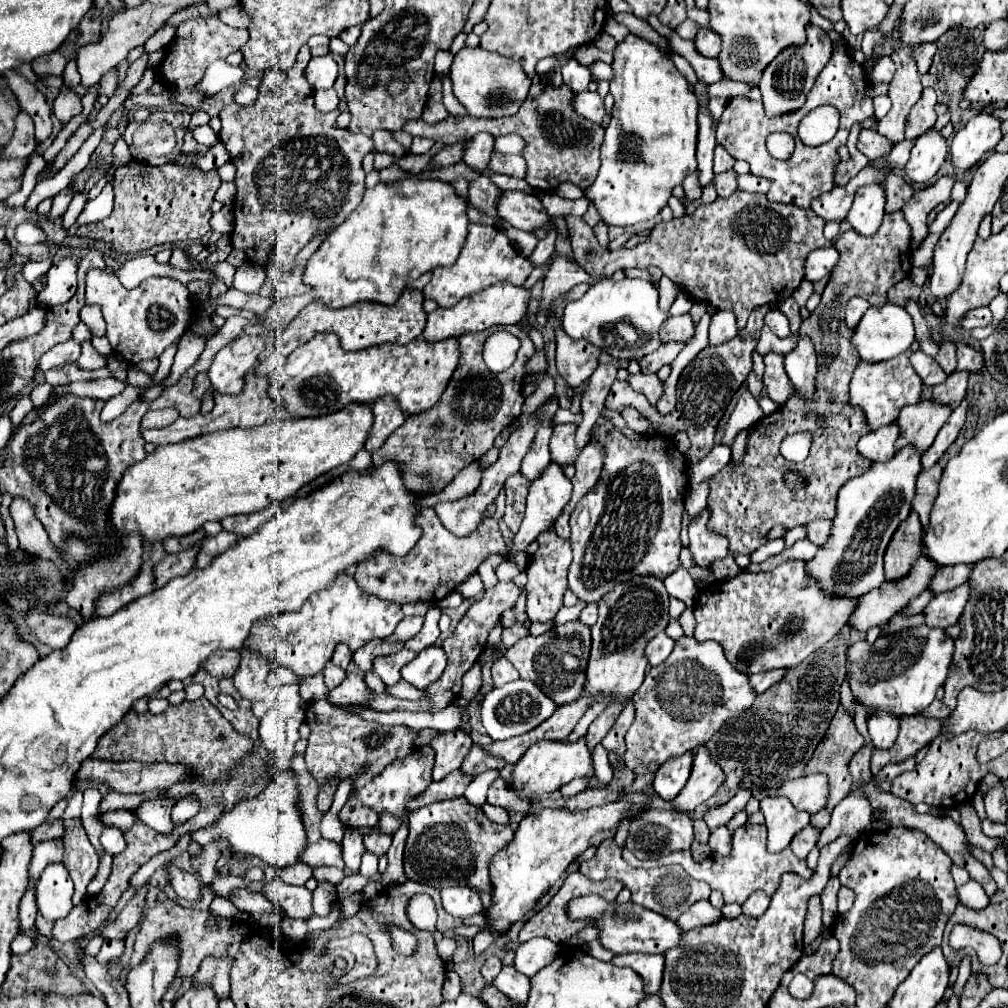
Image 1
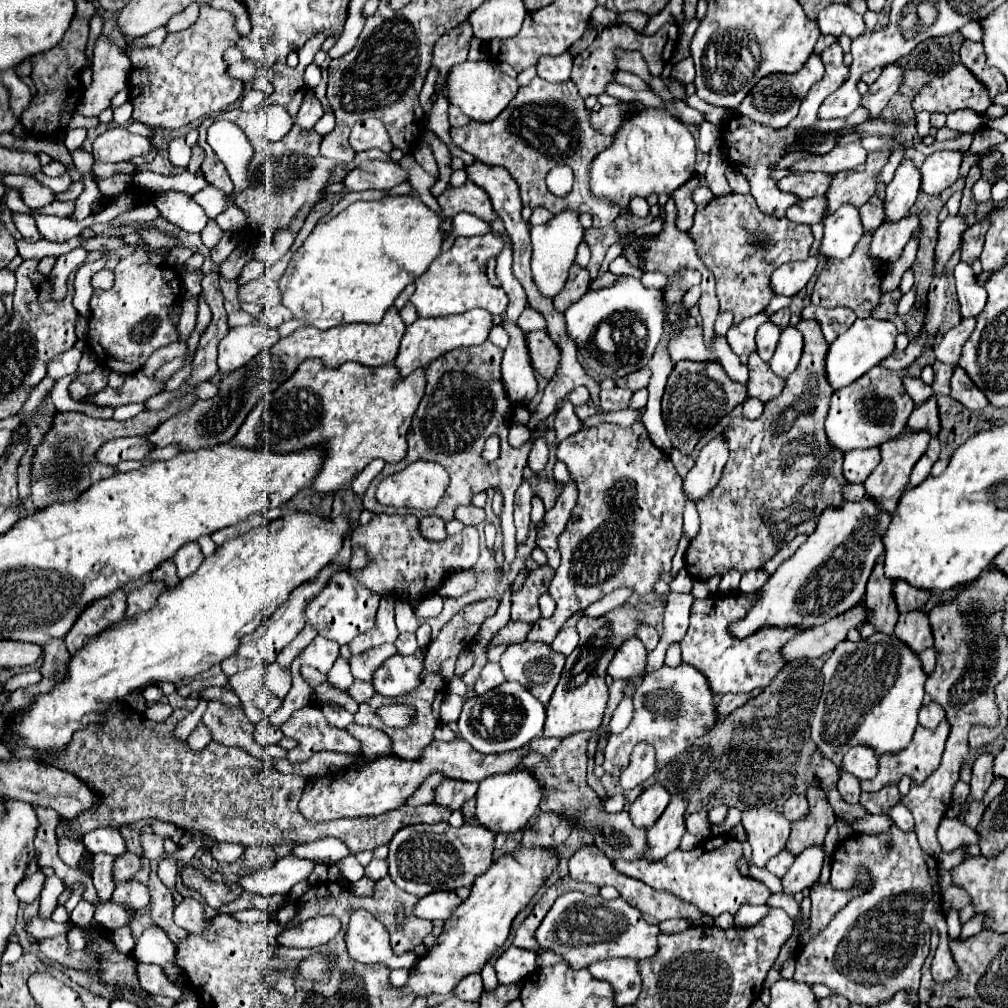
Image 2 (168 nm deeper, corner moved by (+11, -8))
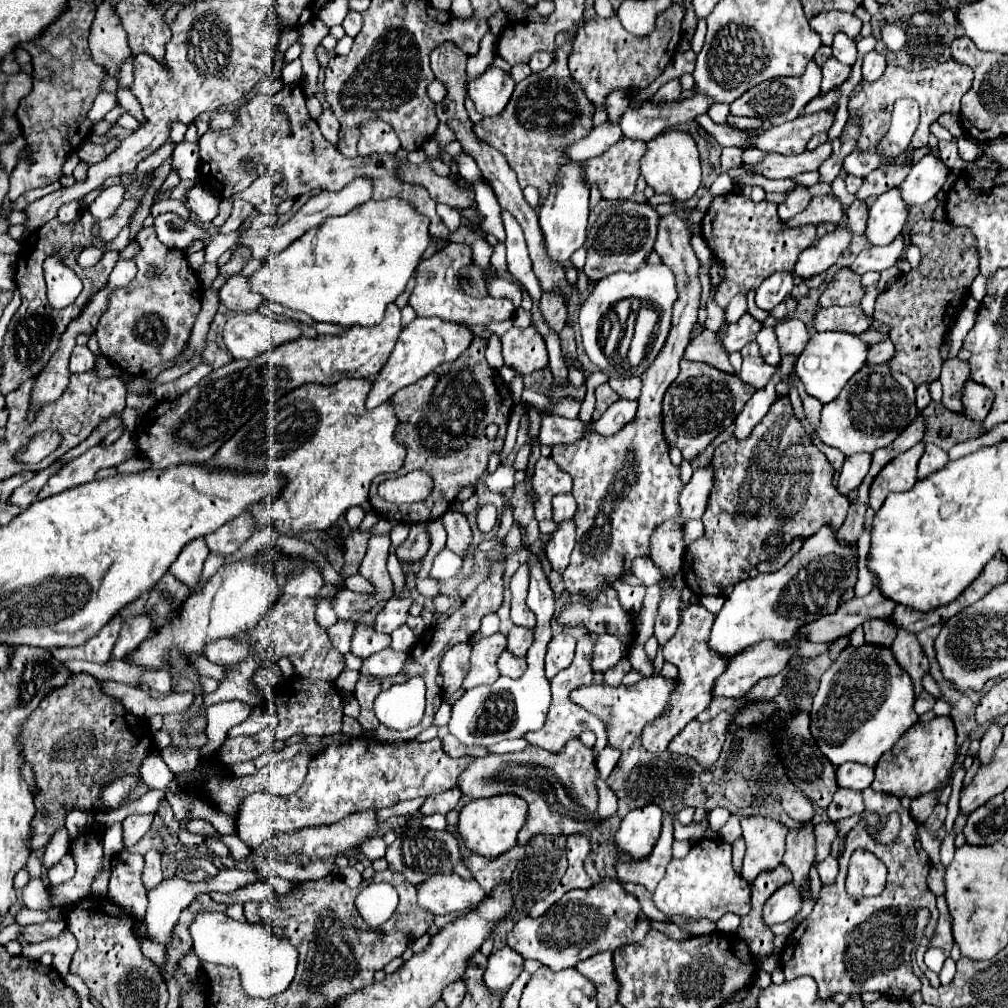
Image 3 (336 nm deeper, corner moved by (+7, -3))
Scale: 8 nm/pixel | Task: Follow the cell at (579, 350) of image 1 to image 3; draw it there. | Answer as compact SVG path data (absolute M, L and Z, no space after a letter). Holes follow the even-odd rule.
M510 327L504 337L500 337L500 341L504 363L520 375L528 375L548 365L546 345L542 341L542 335L534 327Z

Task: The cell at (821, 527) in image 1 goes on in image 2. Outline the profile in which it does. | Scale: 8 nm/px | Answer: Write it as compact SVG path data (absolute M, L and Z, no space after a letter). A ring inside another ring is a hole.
M798 534L798 536L796 536L792 542L788 542L788 544L786 544L786 546L772 558L772 560L768 560L768 564L764 564L764 570L772 574L784 560L788 560L788 558L790 558L790 556L792 556L804 542L806 542L806 538L808 538L806 534Z

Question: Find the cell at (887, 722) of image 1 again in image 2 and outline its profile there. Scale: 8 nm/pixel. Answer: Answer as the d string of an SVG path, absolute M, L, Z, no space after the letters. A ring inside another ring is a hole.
M866 744L852 746L842 762L844 772L852 772L858 780L874 778L878 774L878 756L874 748L868 748Z

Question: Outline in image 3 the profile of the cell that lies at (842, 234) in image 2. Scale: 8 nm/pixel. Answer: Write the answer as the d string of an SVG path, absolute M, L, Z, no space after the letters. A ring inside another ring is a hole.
M848 227L836 229L828 235L824 235L816 245L808 247L808 251L804 251L798 257L794 275L798 275L800 279L812 279L812 277L824 273L828 267L832 267L836 263L836 259L844 251L844 247L848 247L850 239L852 239L852 231L848 231Z

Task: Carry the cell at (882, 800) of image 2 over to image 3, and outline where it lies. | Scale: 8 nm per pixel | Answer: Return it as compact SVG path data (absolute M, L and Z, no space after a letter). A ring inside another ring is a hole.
M870 787L862 791L862 797L868 811L878 811L880 815L898 811L902 815L900 833L894 843L882 845L868 833L866 825L856 825L848 831L836 883L822 885L814 911L794 929L790 941L786 941L780 953L780 965L786 981L802 975L814 977L820 999L830 999L836 993L862 995L866 991L880 991L886 997L908 999L912 993L920 991L920 979L912 973L910 963L910 955L914 951L914 913L920 907L930 909L932 917L926 931L934 931L938 921L936 897L926 887L926 877L932 863L920 845L916 823L910 817L909 810L900 807L900 799L894 795L876 793ZM858 847L876 853L876 857L888 867L886 891L878 897L850 897L846 893L846 869L850 855Z

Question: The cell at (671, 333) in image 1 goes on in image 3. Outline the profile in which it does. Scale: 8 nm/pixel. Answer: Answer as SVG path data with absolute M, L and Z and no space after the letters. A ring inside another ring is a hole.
M704 331L704 335L698 335L684 351L684 359L688 361L700 361L700 363L708 363L720 371L726 373L736 373L734 367L728 361L728 353L720 347L718 337L714 331Z

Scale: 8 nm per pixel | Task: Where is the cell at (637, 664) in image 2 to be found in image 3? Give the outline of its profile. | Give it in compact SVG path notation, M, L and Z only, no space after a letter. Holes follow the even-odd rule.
M600 635L592 647L592 671L604 673L608 667L614 667L620 661L620 655L624 651L624 645L620 639L614 639L614 635Z

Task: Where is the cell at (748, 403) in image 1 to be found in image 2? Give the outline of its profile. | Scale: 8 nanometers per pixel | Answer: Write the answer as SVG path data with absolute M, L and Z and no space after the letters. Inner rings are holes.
M724 432L714 436L698 454L696 466L684 478L684 492L694 502L700 500L710 488L714 488L720 480L722 468L728 460L728 442Z

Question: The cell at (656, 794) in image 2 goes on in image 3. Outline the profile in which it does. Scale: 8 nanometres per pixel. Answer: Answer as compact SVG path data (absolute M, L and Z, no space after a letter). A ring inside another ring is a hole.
M648 805L630 811L620 829L614 835L614 845L620 853L628 855L632 861L644 859L652 853L662 825L662 809L658 805Z

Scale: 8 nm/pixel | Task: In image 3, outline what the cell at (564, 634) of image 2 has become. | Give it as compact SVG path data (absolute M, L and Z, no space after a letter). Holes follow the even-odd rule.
M560 633L552 637L552 643L548 645L548 655L546 655L546 679L550 681L558 671L570 667L574 659L574 649L576 641L574 637Z

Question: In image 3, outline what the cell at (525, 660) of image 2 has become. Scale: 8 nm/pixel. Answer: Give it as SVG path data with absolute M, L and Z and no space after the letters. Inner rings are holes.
M504 651L496 665L498 665L498 673L500 675L506 675L510 679L518 679L524 673L526 659L516 659L514 655L508 655L508 651Z

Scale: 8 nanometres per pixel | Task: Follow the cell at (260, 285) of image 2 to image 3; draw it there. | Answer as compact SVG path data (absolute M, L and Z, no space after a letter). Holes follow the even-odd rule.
M232 275L224 287L218 291L220 303L226 305L230 311L252 311L258 309L260 303L264 303L264 297L250 291L248 277Z

